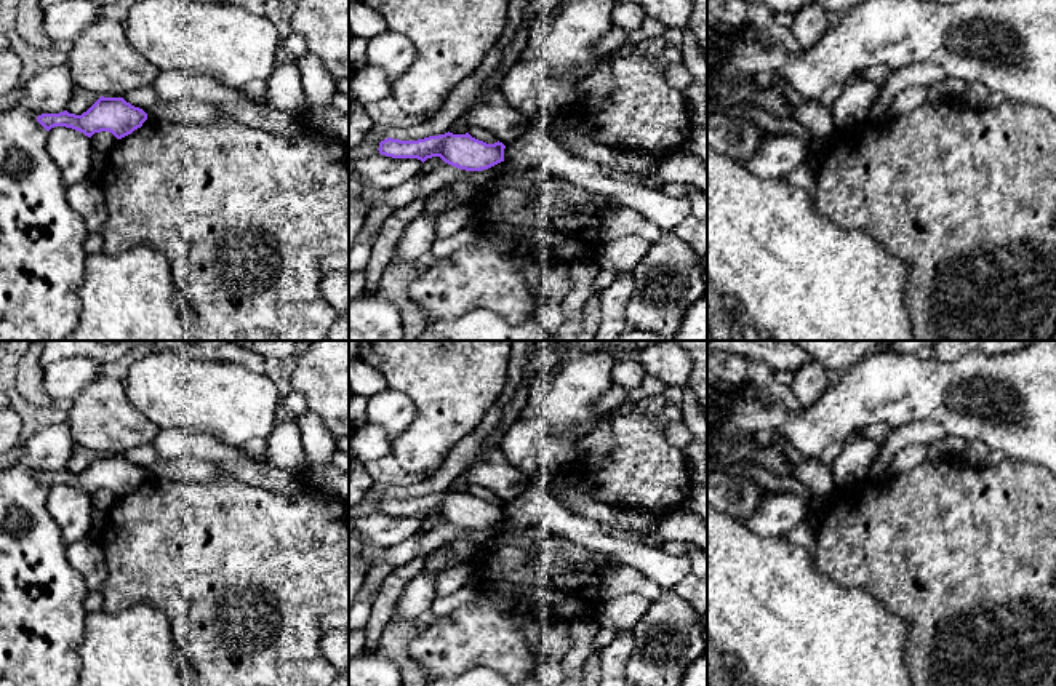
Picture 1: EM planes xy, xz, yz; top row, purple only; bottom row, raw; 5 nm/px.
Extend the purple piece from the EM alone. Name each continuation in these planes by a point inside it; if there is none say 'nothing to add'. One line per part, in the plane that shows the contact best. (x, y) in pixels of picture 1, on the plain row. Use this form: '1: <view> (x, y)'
nothing to add

